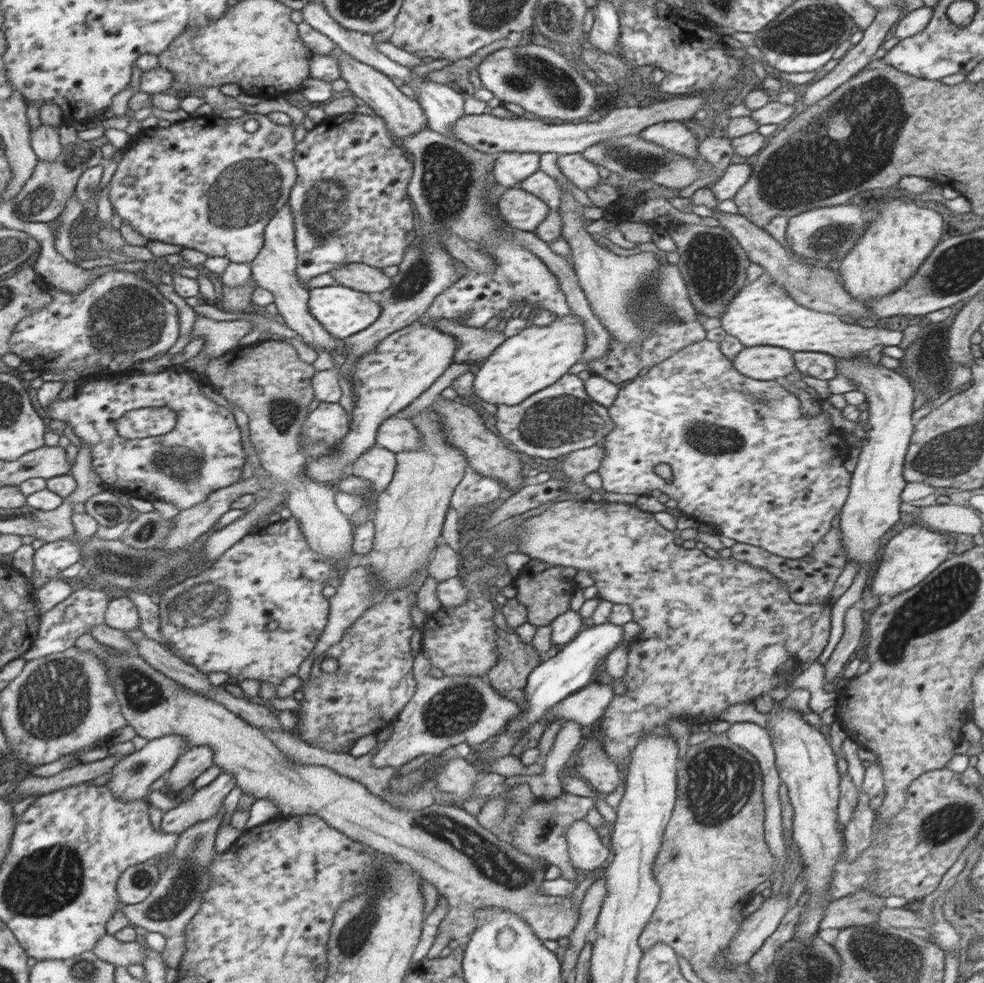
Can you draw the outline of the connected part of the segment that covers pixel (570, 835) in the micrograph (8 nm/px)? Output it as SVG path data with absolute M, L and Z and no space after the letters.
M585 819L570 823L565 830L569 860L584 873L598 869L600 872L610 859L610 850L602 841L602 831L594 829Z

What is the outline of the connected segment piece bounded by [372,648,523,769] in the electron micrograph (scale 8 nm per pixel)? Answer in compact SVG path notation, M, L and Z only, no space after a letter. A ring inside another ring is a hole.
M422 648L417 655L413 660L413 677L417 682L415 696L392 724L394 730L386 745L373 757L372 764L376 768L389 766L396 769L416 756L438 755L460 742L475 747L493 738L523 712L518 702L500 696L486 676L444 675L434 678L430 675L430 662L422 653Z

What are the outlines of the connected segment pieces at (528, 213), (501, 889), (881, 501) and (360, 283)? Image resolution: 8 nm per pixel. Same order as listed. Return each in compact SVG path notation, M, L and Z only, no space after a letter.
M516 186L500 196L497 208L507 226L526 232L534 232L550 213L544 201Z
M90 633L79 636L76 639L75 647L80 652L93 652L102 661L102 665L106 667L108 679L115 687L116 696L119 697L123 715L128 719L128 724L134 728L138 736L150 741L166 735L180 735L186 739L186 750L195 746L209 746L213 750L213 764L219 766L222 771L231 772L234 775L236 786L240 786L243 793L248 793L257 799L270 799L284 817L318 815L322 822L329 824L336 832L343 834L345 838L363 843L375 852L393 856L398 862L409 864L412 870L415 870L422 878L433 884L439 894L447 898L449 910L440 922L435 941L429 950L428 959L438 957L438 954L434 954L434 952L440 953L443 948L448 946L450 940L456 938L460 941L464 940L470 934L471 927L474 925L474 914L478 909L496 907L497 909L516 913L531 926L533 934L541 941L560 940L560 938L569 937L578 924L580 911L572 906L571 896L548 896L539 891L539 884L545 881L544 878L530 880L522 888L506 888L498 882L490 884L490 878L486 878L482 872L478 872L478 866L474 864L474 860L470 856L456 850L450 842L446 842L446 840L442 842L442 838L432 836L428 830L424 830L420 826L408 826L408 814L406 812L396 810L392 804L388 804L378 795L372 794L362 783L342 776L327 766L291 762L272 741L266 738L260 731L260 727L250 725L235 712L228 711L225 706L209 697L187 691L180 683L166 677L156 668L152 668L152 665L140 658L139 654L110 652L106 645L96 641Z
M860 354L860 355L854 355L850 358L843 358L843 359L837 359L837 365L836 365L837 374L840 376L846 376L848 380L851 380L853 384L857 386L857 390L862 392L864 396L866 397L866 402L868 402L868 419L867 419L867 425L870 427L870 430L868 431L866 437L866 442L868 442L867 445L862 445L861 452L858 458L858 462L856 465L855 470L851 474L851 481L849 484L849 493L847 494L847 499L845 500L845 503L843 504L843 507L841 508L842 515L840 517L840 530L841 530L841 542L842 546L844 546L844 550L846 550L846 556L848 560L851 560L853 562L856 562L857 565L857 572L862 568L862 566L866 566L868 568L868 576L869 573L872 573L874 571L874 562L876 562L876 558L878 558L878 551L881 547L881 538L900 520L900 494L902 494L902 491L904 490L904 487L906 486L907 480L903 477L903 468L905 463L905 456L909 447L909 442L915 427L914 419L912 418L912 414L914 414L913 407L914 406L914 387L910 385L908 382L908 379L905 376L902 376L897 370L890 369L887 367L884 367L880 363L871 363L868 361L868 358L866 357L866 354Z
M344 262L340 268L331 270L330 274L338 284L372 295L383 293L392 284L392 279L382 269L358 262Z

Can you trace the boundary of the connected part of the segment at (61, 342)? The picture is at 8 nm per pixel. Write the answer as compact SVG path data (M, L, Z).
M108 271L88 287L77 293L67 293L48 287L52 302L25 316L12 332L11 352L23 358L22 368L36 369L40 374L53 368L79 368L88 370L95 365L98 373L126 371L138 361L150 359L160 352L170 350L178 340L178 310L168 302L153 284L148 284L129 271Z

